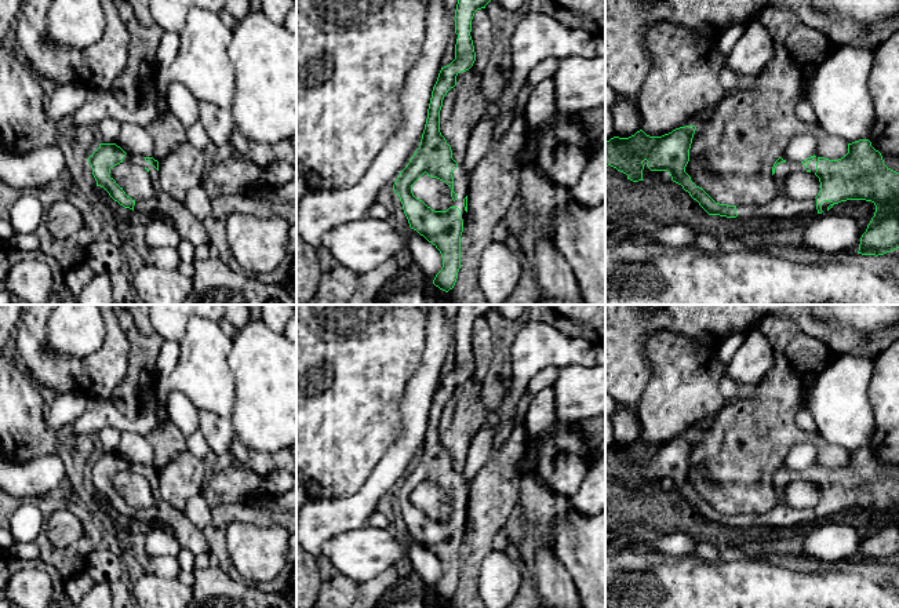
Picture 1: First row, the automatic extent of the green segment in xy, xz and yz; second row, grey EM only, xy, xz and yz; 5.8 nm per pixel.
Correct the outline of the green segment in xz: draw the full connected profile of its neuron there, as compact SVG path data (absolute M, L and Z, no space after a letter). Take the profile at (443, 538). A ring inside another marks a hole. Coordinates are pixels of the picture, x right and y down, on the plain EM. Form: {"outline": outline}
{"outline": "M458 305L455 318L455 368L441 376L432 400L427 427L421 454L407 476L397 485L393 499L400 506L410 536L416 539L441 563L443 576L433 593L448 601L454 597L461 578L461 545L467 521L470 483L463 473L452 467L451 455L440 441L440 419L447 401L456 394L456 385L469 379L476 361L472 328L477 318L485 317L491 305ZM423 484L445 491L452 499L452 511L447 520L434 520L412 502L412 494Z"}

